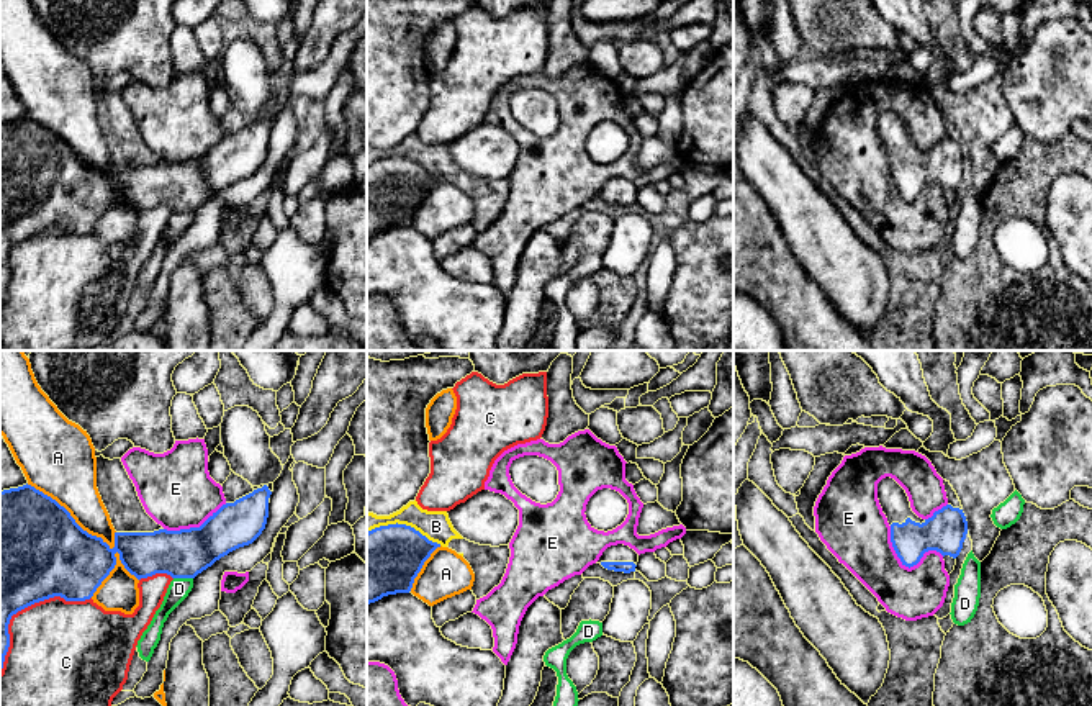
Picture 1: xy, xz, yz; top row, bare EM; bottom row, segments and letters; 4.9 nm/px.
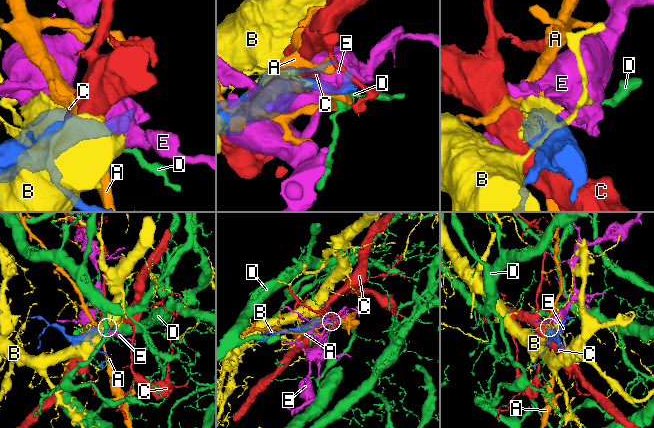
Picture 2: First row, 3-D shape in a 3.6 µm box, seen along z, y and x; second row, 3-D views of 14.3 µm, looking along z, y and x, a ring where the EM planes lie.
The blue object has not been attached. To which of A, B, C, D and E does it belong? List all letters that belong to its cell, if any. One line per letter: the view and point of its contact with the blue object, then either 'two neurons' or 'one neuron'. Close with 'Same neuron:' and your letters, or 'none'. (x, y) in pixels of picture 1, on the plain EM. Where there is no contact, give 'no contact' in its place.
A: xy (71, 149) | two neurons
B: xz (405, 158) | two neurons
C: xy (22, 241) | two neurons
D: xy (184, 210) | two neurons
E: yz (906, 199) | two neurons
Same neuron: none

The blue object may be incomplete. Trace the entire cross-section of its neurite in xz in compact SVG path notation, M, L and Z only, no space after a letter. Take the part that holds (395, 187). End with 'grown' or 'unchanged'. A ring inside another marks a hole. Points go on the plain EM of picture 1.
M406 157L367 165L367 239L388 228L409 226L424 195L440 177Z; unchanged

